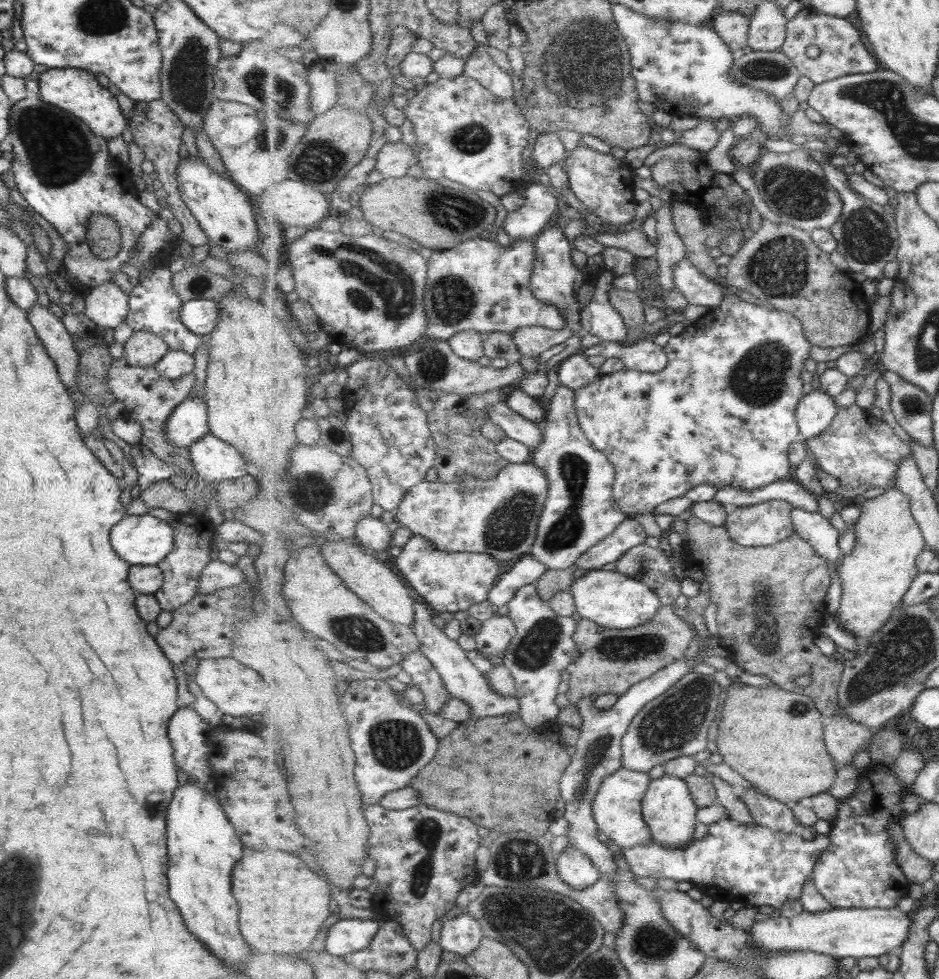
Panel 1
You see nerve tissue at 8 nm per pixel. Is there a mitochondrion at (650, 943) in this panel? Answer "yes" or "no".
yes

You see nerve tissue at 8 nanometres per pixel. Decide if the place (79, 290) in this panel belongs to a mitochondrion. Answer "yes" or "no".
no

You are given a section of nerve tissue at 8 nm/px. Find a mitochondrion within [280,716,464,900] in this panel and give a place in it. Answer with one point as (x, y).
(395, 744)

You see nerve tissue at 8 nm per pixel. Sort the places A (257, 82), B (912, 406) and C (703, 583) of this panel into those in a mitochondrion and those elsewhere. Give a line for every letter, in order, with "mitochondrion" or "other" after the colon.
A: mitochondrion
B: mitochondrion
C: other

